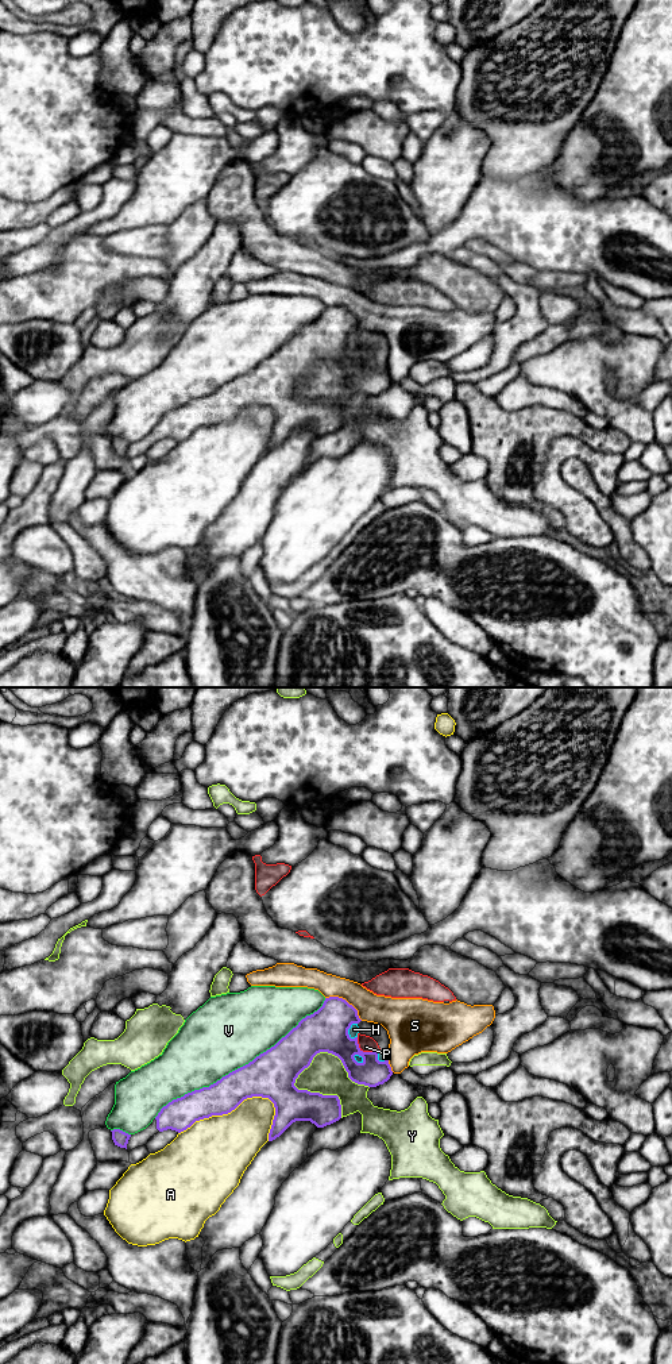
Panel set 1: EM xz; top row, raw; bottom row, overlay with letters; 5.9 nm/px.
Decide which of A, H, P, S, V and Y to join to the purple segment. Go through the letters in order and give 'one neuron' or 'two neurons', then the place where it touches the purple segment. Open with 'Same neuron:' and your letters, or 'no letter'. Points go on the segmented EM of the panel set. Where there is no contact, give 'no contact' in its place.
Same neuron: no letter
A: two neurons; contact xz (227, 1113)
H: two neurons; contact xz (348, 1028)
P: two neurons; contact xz (365, 1052)
S: two neurons; contact xz (344, 1000)
V: two neurons; contact xz (240, 1067)
Y: two neurons; contact xz (332, 1054)

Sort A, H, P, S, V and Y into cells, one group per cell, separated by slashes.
A / H / P / S / V / Y

